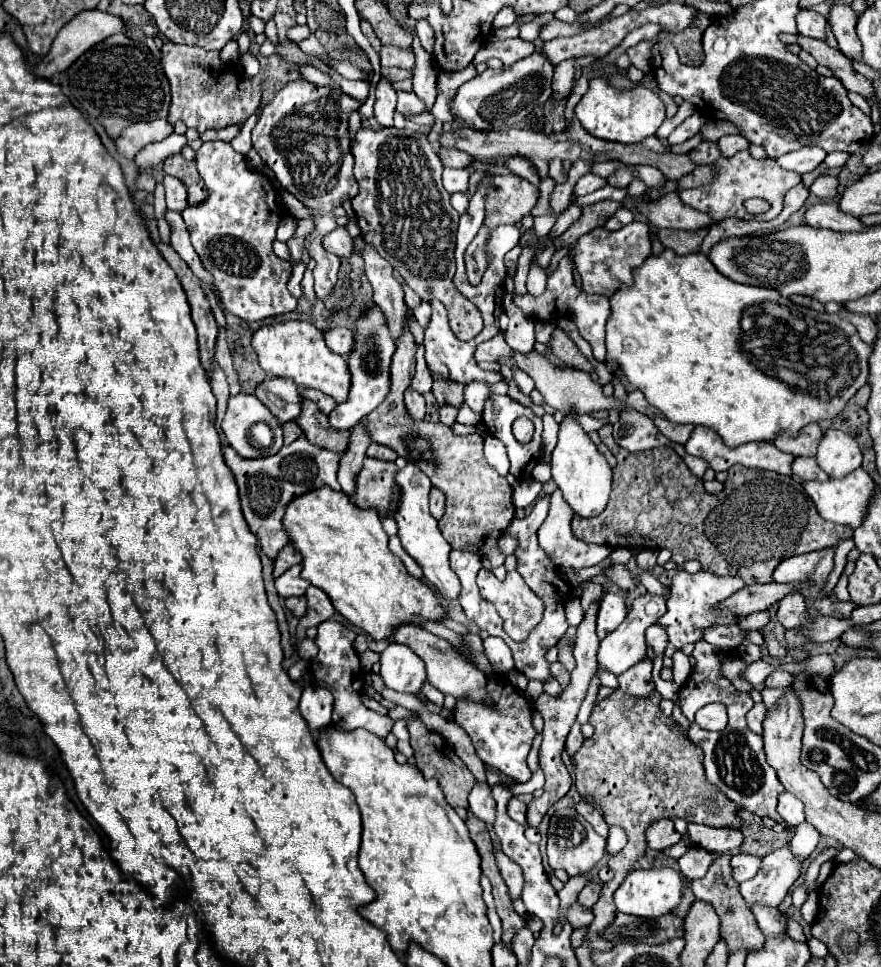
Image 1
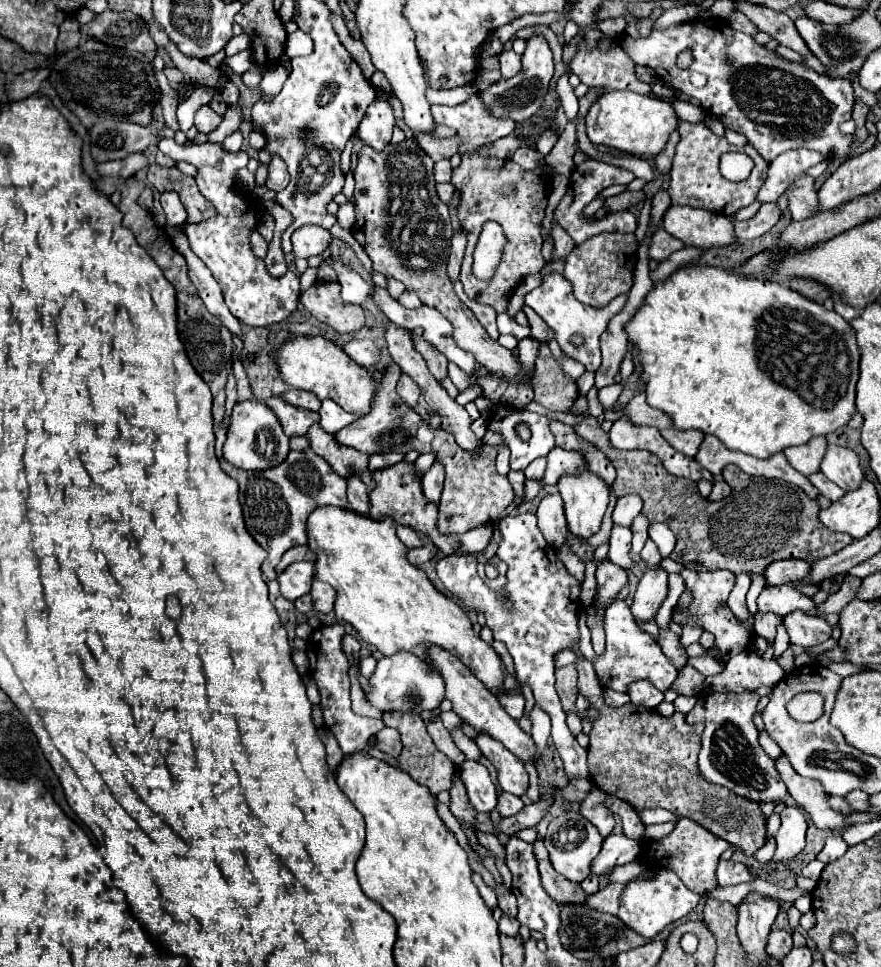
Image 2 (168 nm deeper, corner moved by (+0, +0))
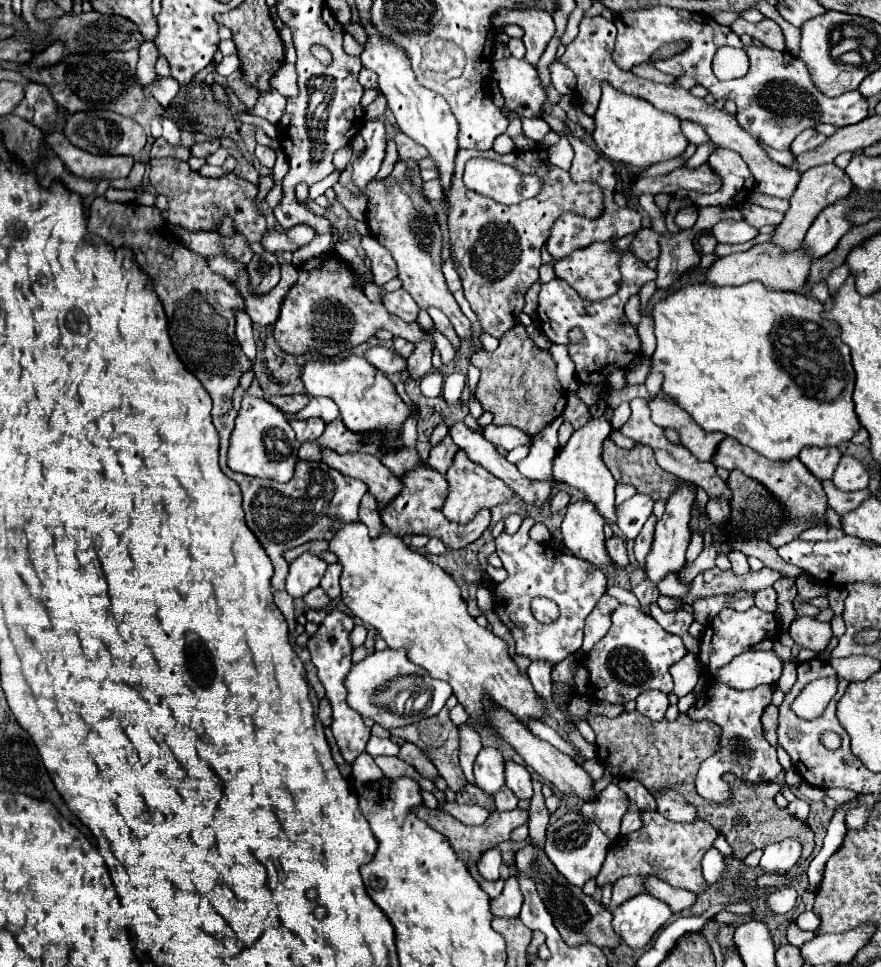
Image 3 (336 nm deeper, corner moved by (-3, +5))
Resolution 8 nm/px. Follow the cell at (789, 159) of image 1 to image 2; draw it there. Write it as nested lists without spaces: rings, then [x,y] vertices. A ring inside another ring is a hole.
[[[793,149],[793,151],[781,153],[769,165],[769,175],[757,193],[757,201],[775,203],[777,197],[787,189],[787,185],[797,175],[803,175],[809,167],[821,161],[825,161],[825,157],[821,157],[821,153],[811,151],[811,149]]]

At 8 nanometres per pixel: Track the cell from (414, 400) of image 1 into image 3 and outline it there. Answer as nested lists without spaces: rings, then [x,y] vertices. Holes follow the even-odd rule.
[[[428,340],[416,344],[412,356],[408,358],[406,370],[412,380],[420,380],[422,376],[426,376],[434,370],[432,368],[432,344],[428,344]]]

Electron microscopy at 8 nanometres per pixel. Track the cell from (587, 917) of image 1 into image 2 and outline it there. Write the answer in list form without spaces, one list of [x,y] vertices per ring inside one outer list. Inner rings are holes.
[[[537,835],[533,849],[535,849],[535,857],[537,857],[537,869],[539,869],[543,887],[549,893],[549,897],[555,899],[557,903],[583,903],[587,899],[587,893],[581,889],[581,885],[573,885],[573,881],[565,881],[565,877],[561,877],[551,867],[549,853],[545,853],[541,835]]]

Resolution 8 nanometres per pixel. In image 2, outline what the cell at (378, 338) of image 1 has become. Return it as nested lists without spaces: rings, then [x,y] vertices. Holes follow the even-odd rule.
[[[323,399],[323,405],[319,409],[319,417],[321,417],[321,427],[327,433],[337,433],[339,429],[343,429],[345,425],[353,423],[357,417],[351,413],[345,413],[335,401],[331,399]]]

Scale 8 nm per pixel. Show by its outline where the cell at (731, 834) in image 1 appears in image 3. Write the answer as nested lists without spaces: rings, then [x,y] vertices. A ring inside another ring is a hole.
[[[644,810],[642,812],[642,828],[632,832],[630,836],[620,836],[612,842],[608,856],[604,860],[604,866],[600,874],[596,876],[598,886],[604,886],[608,882],[616,882],[622,876],[644,876],[654,874],[662,880],[666,880],[670,886],[682,886],[684,890],[690,890],[694,894],[702,894],[708,884],[702,876],[700,862],[708,848],[712,848],[714,840],[718,838],[718,832],[704,820],[696,818],[694,822],[682,824],[682,822],[670,822],[664,820],[658,812]]]

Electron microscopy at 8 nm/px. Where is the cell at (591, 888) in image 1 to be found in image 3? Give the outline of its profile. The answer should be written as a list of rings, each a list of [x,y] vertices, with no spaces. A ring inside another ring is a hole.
[[[624,876],[620,880],[616,880],[614,890],[612,890],[612,900],[610,900],[610,908],[616,908],[620,904],[624,904],[626,900],[630,900],[632,896],[646,892],[642,878],[640,876]]]

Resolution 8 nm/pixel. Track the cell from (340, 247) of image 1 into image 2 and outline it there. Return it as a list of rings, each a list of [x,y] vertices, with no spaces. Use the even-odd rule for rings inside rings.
[[[303,225],[303,227],[295,229],[295,233],[291,235],[291,243],[293,243],[295,257],[309,259],[329,247],[331,233],[323,227],[317,227],[317,225]]]

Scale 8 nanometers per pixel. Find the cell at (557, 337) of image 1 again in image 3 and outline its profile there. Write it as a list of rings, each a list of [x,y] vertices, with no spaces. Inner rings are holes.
[[[522,324],[506,332],[494,352],[474,352],[472,364],[482,374],[478,382],[478,400],[484,410],[494,414],[494,424],[512,424],[532,436],[548,422],[562,416],[566,406],[566,390],[556,378],[556,362],[548,350],[538,348],[528,338]]]

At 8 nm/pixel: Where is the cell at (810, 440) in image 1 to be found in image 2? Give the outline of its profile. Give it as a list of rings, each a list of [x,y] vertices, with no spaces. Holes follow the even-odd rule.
[[[813,437],[811,443],[801,445],[801,447],[789,447],[783,453],[787,461],[791,463],[791,467],[795,467],[805,477],[809,477],[819,471],[821,459],[825,455],[825,445],[827,445],[825,437]]]

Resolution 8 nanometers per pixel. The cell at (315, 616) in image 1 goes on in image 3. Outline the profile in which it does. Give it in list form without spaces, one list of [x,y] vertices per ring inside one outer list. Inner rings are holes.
[[[330,564],[324,578],[320,580],[320,588],[324,588],[324,592],[328,594],[330,600],[338,598],[340,596],[340,584],[338,584],[338,578],[340,578],[340,564]]]

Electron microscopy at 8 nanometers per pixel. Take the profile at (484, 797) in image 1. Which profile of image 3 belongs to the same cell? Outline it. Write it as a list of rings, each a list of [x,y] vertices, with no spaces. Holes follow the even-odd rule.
[[[482,748],[474,762],[476,786],[494,796],[504,786],[504,758],[496,748]]]

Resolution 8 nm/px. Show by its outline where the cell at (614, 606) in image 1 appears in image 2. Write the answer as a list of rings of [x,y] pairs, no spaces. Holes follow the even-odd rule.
[[[615,601],[605,611],[605,633],[607,633],[607,647],[603,655],[595,655],[593,667],[599,677],[599,683],[603,689],[613,689],[619,693],[627,693],[627,687],[633,681],[649,681],[659,691],[667,691],[673,679],[677,677],[677,669],[673,667],[673,661],[665,657],[659,643],[653,641],[653,637],[637,625],[637,621],[631,615],[631,609],[625,601]]]

